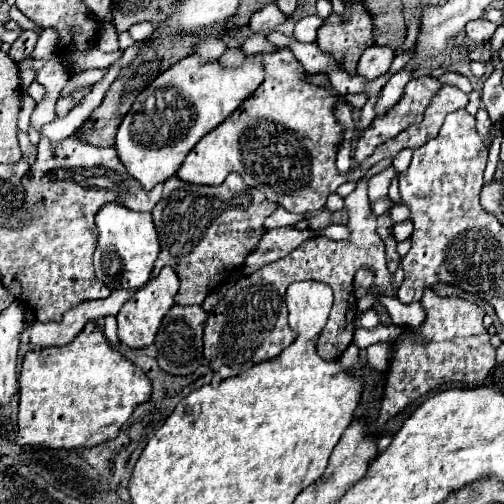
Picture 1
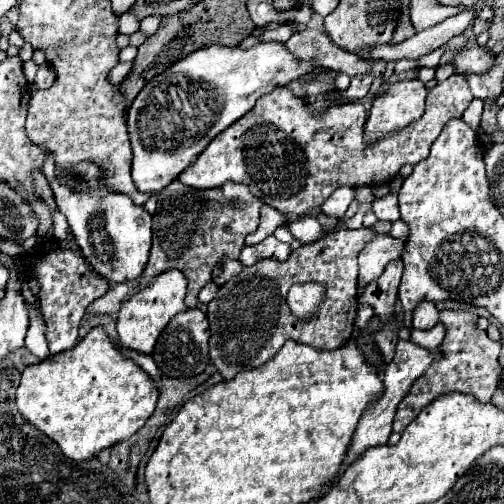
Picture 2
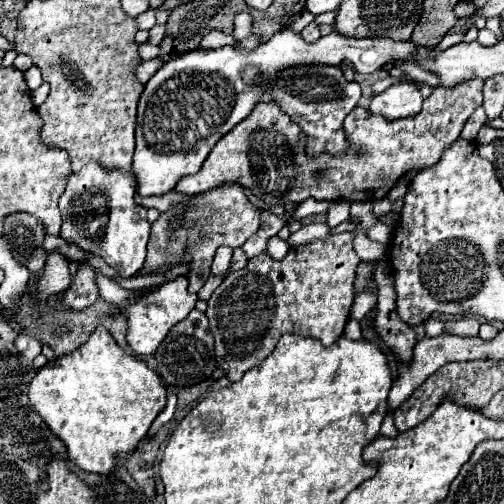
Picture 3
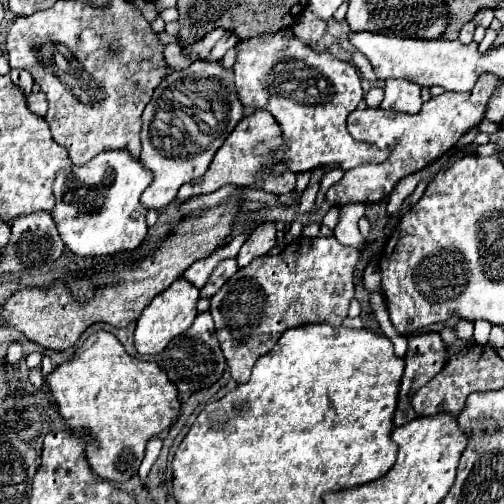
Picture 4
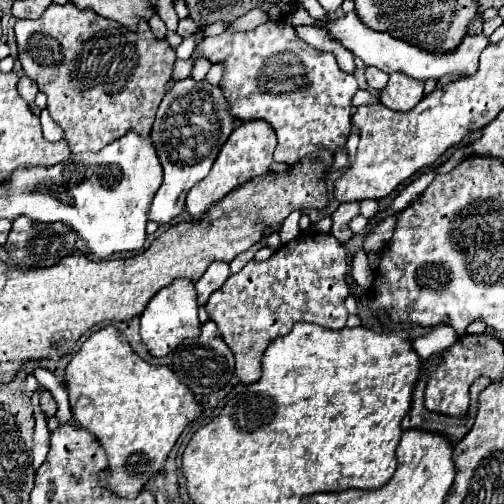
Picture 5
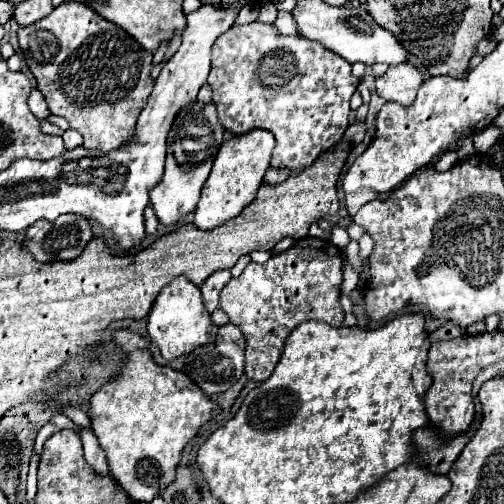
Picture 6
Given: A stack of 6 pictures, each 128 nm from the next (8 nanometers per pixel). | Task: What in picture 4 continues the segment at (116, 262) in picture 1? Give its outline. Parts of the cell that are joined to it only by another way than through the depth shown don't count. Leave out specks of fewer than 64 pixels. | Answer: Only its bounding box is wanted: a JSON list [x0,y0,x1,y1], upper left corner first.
[52,150,152,256]

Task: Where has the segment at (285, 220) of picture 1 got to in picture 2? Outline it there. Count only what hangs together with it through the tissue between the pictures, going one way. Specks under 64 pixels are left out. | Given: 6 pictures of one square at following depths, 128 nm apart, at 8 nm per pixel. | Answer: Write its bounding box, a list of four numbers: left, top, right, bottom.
[246,204,280,246]

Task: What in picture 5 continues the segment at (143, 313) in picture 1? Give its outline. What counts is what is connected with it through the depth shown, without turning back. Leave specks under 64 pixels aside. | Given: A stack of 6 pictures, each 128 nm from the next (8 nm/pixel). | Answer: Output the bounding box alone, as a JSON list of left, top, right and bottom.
[140,280,200,356]

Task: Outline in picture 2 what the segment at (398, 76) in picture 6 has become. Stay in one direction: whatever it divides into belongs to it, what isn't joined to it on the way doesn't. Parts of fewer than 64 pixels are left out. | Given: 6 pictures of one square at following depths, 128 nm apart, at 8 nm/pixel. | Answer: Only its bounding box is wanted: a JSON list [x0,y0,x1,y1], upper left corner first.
[366,80,428,142]

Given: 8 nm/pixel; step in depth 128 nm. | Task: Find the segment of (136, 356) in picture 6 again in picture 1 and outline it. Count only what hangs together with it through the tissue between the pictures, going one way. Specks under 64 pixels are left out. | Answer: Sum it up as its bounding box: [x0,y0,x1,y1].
[16,324,152,448]

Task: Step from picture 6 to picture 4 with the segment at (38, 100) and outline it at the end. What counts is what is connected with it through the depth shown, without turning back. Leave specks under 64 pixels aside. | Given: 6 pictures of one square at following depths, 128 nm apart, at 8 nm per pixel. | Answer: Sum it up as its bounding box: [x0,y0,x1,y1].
[10,70,34,96]

